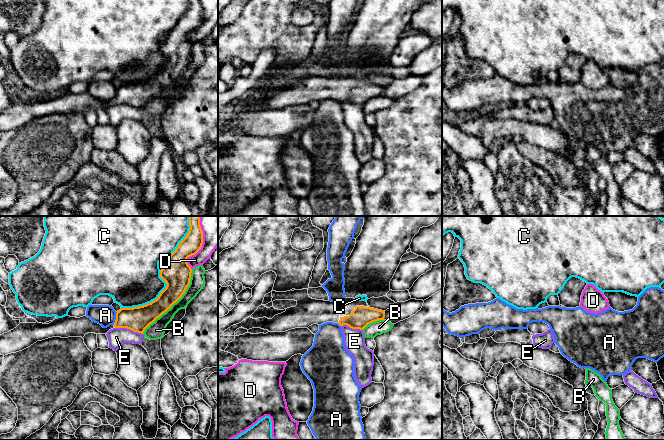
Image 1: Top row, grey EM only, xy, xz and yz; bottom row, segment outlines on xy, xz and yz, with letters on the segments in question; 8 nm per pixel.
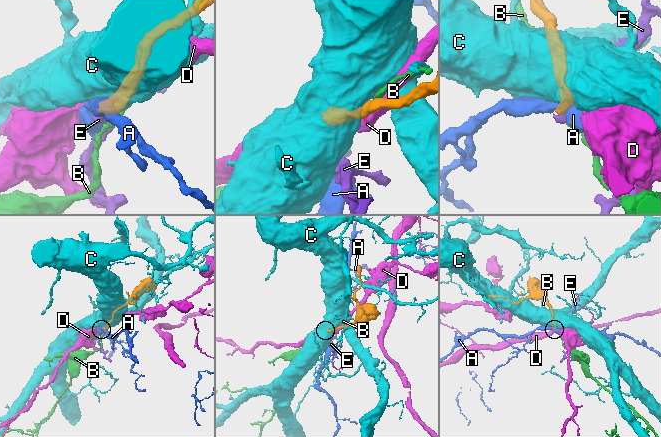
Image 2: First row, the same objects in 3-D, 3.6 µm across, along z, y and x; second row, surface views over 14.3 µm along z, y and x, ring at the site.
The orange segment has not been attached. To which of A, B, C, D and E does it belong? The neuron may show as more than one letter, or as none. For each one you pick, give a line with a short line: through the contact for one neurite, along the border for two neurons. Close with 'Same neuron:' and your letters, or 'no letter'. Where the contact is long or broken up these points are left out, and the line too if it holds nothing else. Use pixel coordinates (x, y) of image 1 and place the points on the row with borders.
Same neuron: no letter

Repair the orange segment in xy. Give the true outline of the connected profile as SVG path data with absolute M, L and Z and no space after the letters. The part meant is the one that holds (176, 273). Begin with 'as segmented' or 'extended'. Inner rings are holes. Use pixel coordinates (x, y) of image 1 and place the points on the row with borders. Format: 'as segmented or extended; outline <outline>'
extended; outline M189 216L189 233L170 255L160 271L166 288L151 303L133 308L121 308L113 325L103 328L87 316L65 316L49 324L20 323L13 330L0 335L0 354L8 355L22 351L37 341L52 337L84 337L87 333L107 334L113 328L127 328L143 334L145 329L176 303L190 284L192 269L187 258L195 255L203 244L200 216Z

